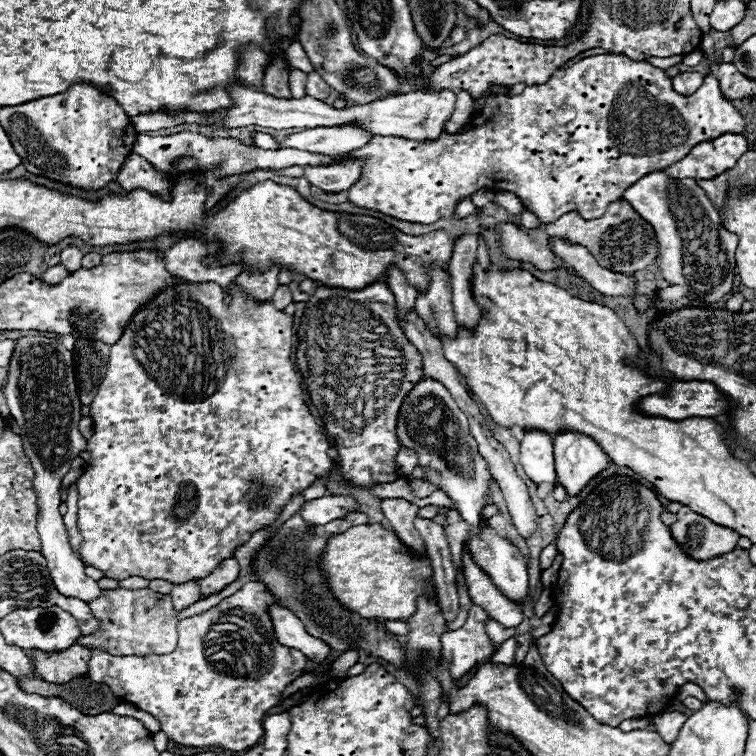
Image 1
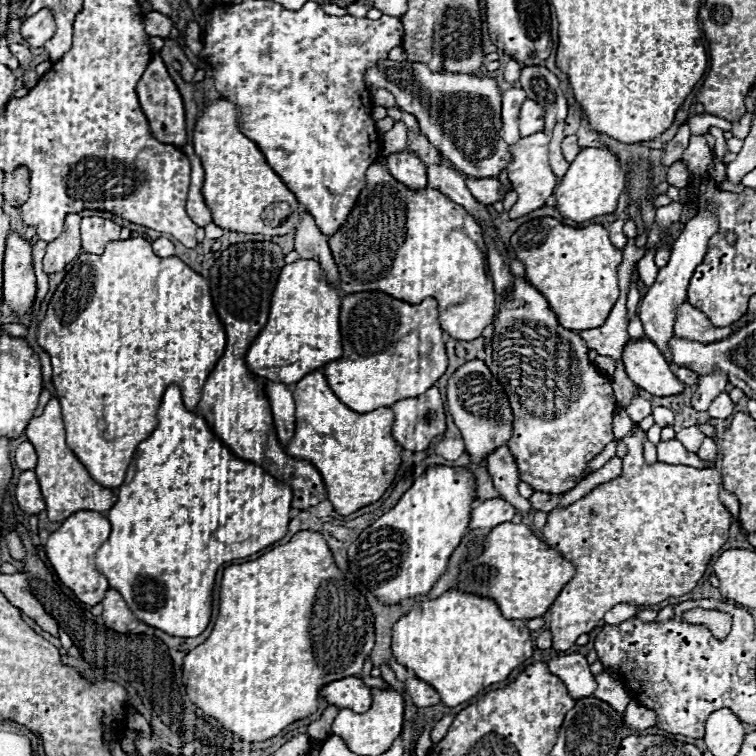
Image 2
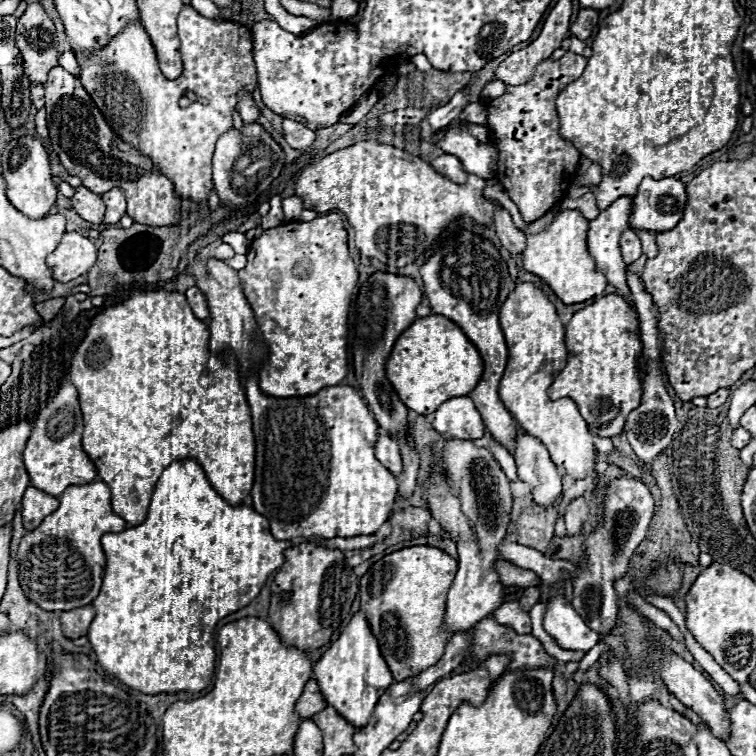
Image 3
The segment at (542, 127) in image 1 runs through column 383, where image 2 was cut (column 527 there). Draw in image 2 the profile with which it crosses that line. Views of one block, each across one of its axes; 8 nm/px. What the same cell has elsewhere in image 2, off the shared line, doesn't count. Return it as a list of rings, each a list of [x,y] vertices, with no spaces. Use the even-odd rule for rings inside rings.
[[[536,132],[532,136],[520,138],[516,144],[510,146],[510,152],[514,156],[514,160],[508,164],[508,178],[514,186],[514,190],[518,192],[518,202],[514,204],[514,208],[508,212],[508,218],[520,218],[532,210],[538,210],[546,204],[546,198],[554,192],[558,178],[554,176],[554,172],[550,170],[548,164],[548,142],[550,136],[546,136],[544,132]]]

